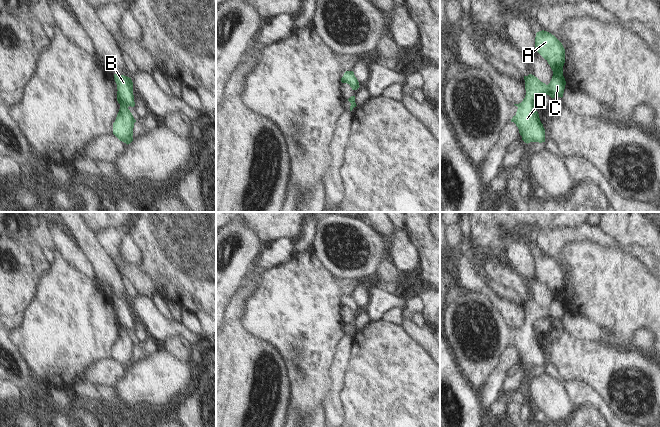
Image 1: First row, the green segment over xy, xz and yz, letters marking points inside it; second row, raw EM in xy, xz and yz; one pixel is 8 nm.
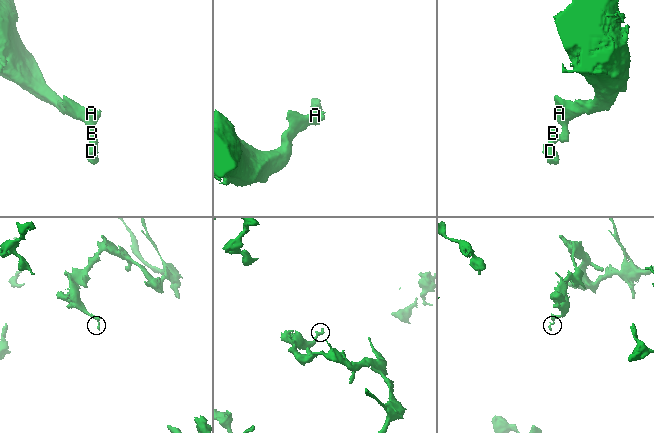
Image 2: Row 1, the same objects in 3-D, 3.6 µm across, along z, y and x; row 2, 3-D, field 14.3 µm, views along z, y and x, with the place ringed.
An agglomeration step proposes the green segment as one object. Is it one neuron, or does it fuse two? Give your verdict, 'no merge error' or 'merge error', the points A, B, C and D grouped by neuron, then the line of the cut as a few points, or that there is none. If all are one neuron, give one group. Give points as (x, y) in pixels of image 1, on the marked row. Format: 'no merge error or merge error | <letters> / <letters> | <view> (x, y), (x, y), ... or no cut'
no merge error | A B C D | no cut

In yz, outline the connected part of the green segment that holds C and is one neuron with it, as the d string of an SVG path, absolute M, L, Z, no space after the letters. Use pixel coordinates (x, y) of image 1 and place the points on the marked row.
M542 30L536 33L535 48L550 65L553 76L548 85L532 74L524 76L526 95L521 103L514 104L518 109L511 122L516 124L522 140L527 144L545 142L545 129L535 109L535 98L543 94L552 99L562 98L566 85L563 76L565 49L562 43L551 33Z

